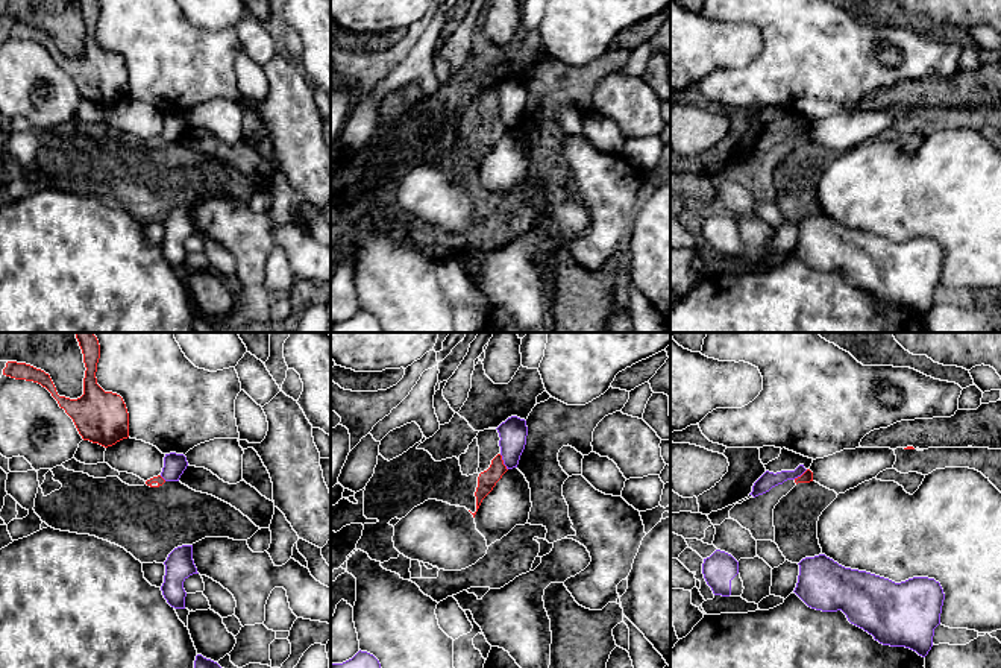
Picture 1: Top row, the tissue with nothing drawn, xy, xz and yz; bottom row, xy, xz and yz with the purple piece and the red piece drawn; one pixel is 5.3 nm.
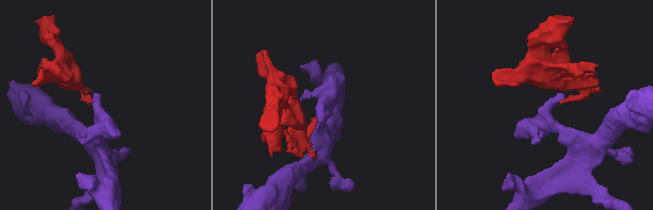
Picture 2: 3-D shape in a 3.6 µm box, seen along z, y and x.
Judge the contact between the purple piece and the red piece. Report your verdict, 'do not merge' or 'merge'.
do not merge

